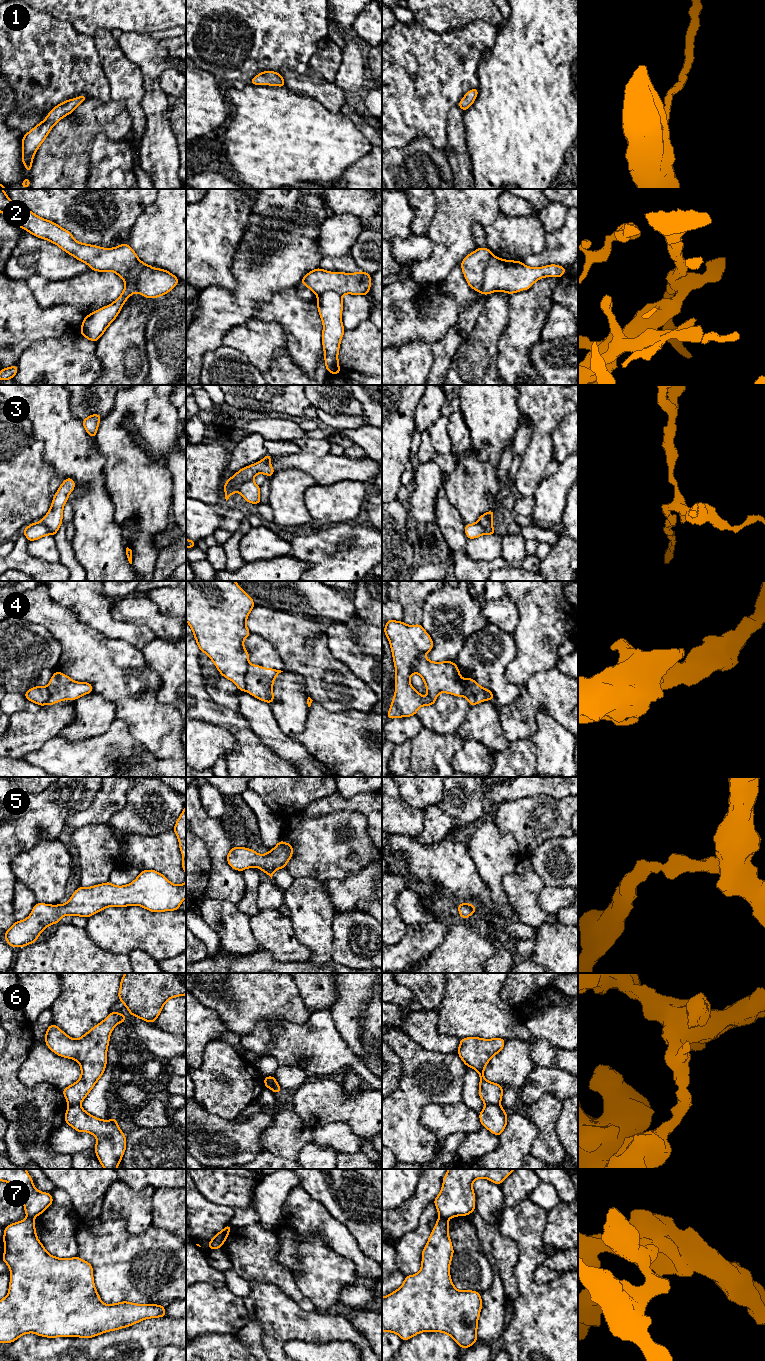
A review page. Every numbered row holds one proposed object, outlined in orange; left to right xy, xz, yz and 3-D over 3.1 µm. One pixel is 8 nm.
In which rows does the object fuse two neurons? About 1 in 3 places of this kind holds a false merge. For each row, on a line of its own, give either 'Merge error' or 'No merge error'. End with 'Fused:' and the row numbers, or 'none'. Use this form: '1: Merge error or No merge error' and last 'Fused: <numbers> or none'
1: No merge error
2: Merge error
3: Merge error
4: Merge error
5: No merge error
6: Merge error
7: Merge error
Fused: 2, 3, 4, 6, 7

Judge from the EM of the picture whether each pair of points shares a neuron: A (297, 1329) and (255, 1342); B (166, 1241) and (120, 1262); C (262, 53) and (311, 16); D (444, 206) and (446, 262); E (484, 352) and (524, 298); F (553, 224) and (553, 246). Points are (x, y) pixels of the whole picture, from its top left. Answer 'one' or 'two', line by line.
A: two
B: one
C: one
D: one
E: two
F: two

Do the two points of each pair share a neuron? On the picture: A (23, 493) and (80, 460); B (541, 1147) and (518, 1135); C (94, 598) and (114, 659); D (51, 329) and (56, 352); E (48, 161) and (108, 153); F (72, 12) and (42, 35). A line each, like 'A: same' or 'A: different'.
A: different
B: different
C: different
D: different
E: different
F: different

